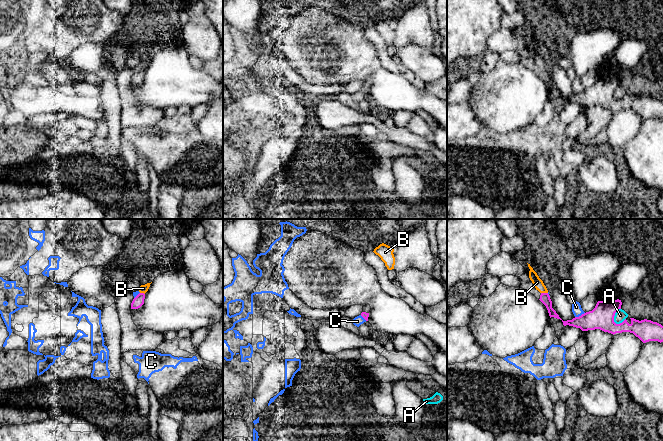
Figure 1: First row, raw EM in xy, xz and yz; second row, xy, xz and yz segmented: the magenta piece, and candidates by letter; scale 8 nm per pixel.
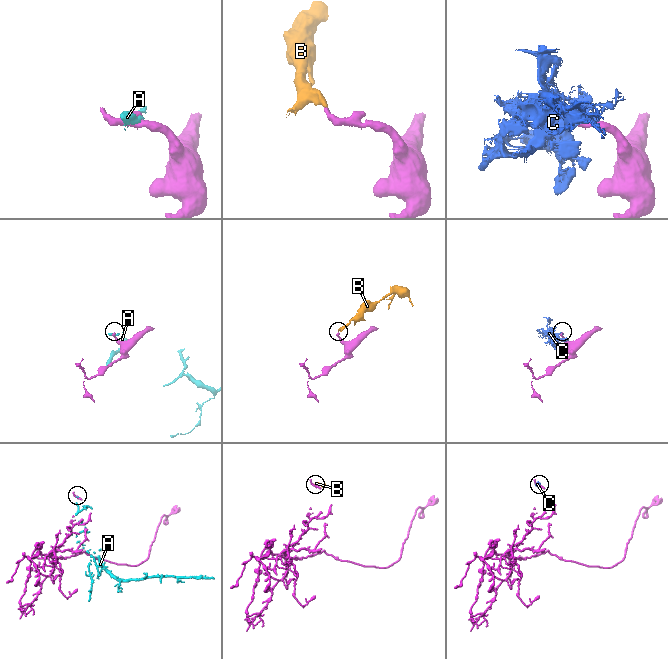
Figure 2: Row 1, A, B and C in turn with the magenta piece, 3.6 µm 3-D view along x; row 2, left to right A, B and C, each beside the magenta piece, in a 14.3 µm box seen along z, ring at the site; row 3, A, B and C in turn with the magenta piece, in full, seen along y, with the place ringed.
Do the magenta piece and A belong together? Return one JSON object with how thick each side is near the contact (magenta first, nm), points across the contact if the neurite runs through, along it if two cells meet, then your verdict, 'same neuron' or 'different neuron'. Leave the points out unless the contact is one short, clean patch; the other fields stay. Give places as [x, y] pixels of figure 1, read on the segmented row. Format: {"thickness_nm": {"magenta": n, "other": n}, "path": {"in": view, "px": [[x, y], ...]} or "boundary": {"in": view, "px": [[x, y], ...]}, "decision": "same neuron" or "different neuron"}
{"thickness_nm": {"magenta": 190, "other": 90}, "boundary": {"in": "yz", "px": [[620, 308], [614, 316], [616, 324]]}, "decision": "different neuron"}

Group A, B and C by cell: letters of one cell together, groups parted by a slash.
A / B / C

